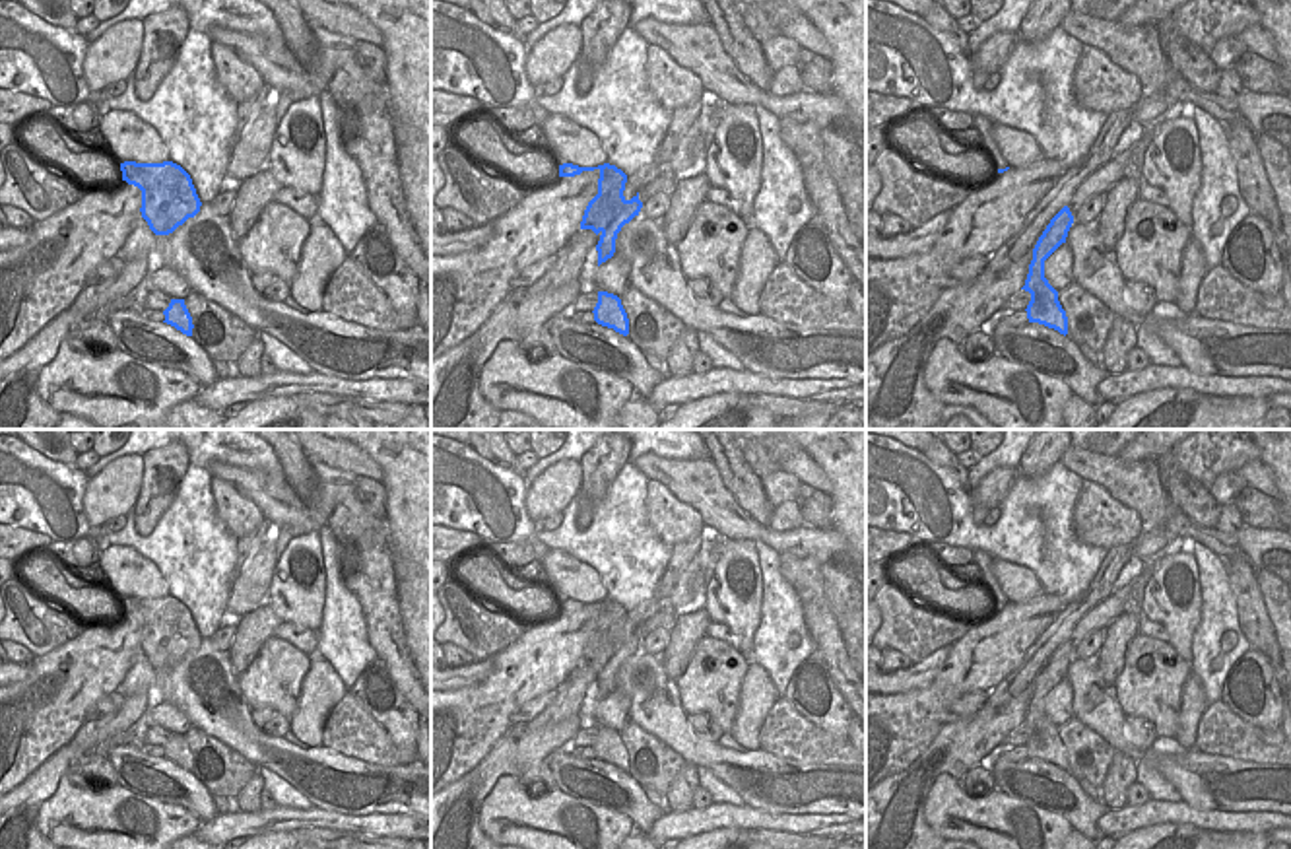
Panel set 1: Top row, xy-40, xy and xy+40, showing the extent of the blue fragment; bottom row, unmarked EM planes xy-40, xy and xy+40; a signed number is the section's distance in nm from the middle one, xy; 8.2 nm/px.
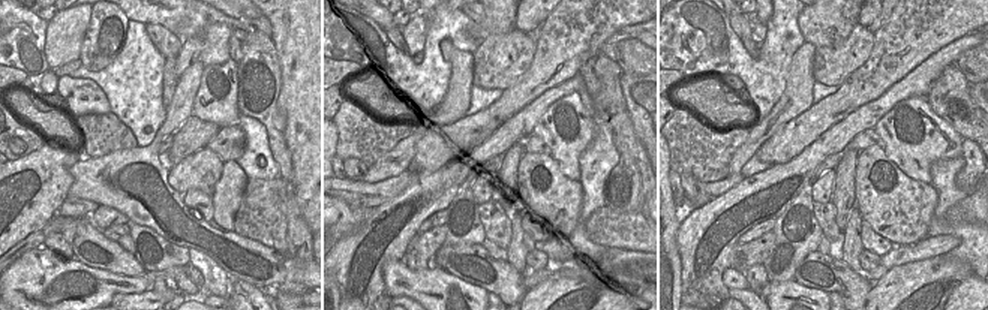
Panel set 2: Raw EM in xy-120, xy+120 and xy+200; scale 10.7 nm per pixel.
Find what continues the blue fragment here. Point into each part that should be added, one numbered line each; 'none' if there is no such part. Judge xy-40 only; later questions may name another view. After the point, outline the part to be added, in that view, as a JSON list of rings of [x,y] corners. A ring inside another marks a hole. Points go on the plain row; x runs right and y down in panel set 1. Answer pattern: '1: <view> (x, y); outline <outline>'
none

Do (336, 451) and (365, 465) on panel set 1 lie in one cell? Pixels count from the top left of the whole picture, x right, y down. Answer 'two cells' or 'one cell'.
one cell

